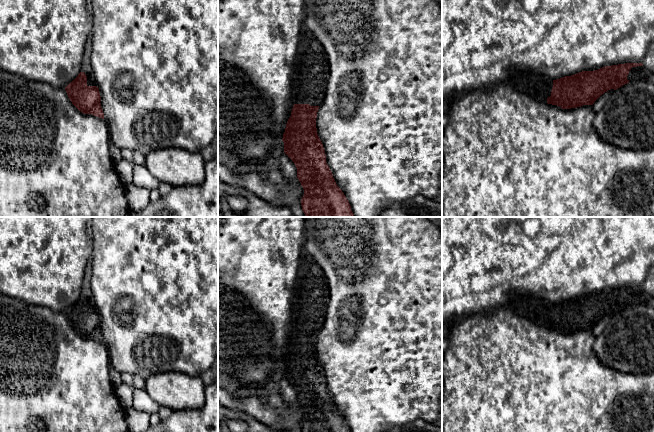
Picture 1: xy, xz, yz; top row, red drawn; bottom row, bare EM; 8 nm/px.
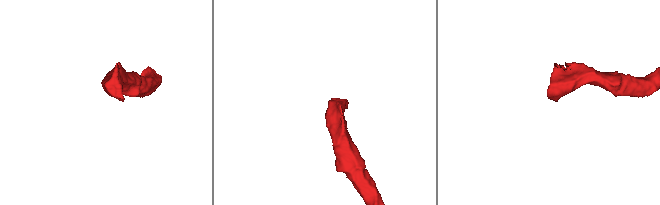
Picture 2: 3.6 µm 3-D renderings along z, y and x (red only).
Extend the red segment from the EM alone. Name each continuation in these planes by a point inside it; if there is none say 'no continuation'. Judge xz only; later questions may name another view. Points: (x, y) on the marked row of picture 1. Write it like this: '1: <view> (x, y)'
1: xz (311, 73)

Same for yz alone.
1: yz (540, 87)

